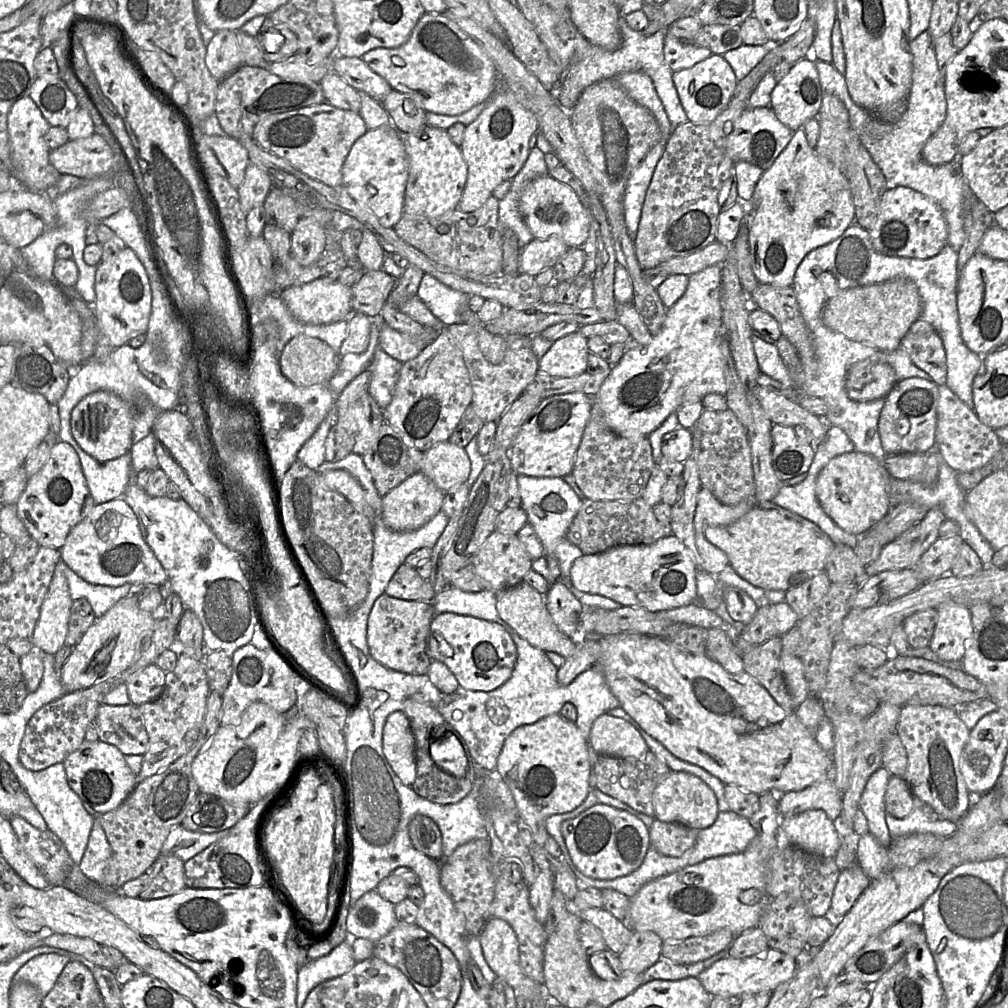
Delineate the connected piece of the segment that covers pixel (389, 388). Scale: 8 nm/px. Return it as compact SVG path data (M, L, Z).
M380 347L376 349L368 368L372 372L368 392L383 410L388 407L393 398L402 365L402 362L392 358Z

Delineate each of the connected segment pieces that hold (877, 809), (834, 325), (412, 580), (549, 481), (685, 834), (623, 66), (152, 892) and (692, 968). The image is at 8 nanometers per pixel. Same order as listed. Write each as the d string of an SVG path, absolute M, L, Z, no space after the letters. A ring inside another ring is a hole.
M886 768L877 769L868 779L861 795L859 808L864 813L869 832L877 842L888 847L892 843L885 821L884 796L891 772Z
M906 278L867 286L846 289L830 298L822 308L822 323L829 329L842 333L848 339L872 346L883 352L892 352L900 347L901 339L909 331L910 326L921 317L922 300L916 284Z
M404 563L392 576L385 593L402 600L431 602L436 595L430 579L421 578L415 568Z
M518 475L517 480L522 500L521 507L526 512L528 522L533 526L543 545L544 557L545 555L554 555L557 558L561 578L569 589L572 584L570 578L571 567L574 561L584 554L577 546L567 540L566 533L583 501L561 477Z
M654 819L648 831L650 846L665 856L679 857L694 845L699 830Z
M623 17L619 19L619 29L622 43L618 49L608 51L599 46L591 45L585 53L576 53L574 55L572 62L561 72L559 83L553 91L557 104L568 112L573 108L582 91L591 84L602 79L614 78L621 73L641 71L651 78L672 124L672 129L687 122L687 114L673 82L673 71L664 57L664 39L668 29L660 29L648 37L643 36L641 32L631 29Z
M159 855L146 872L149 881L138 896L142 900L160 899L186 888L184 861L174 855Z
M722 950L712 957L692 964L674 963L668 958L661 957L654 965L642 974L642 984L652 980L677 981L687 977L697 977L716 961L728 957L729 951Z

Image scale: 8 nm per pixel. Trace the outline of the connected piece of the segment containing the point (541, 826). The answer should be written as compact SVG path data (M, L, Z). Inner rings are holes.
M560 713L551 714L535 723L521 725L509 734L498 756L496 771L512 792L520 822L532 831L533 842L529 847L544 847L549 837L545 827L547 818L574 810L590 791L588 741L584 739L576 723L564 719Z

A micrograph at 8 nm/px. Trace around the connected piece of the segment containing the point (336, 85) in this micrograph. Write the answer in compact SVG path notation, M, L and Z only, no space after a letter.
M334 71L327 73L320 81L325 101L330 105L360 114L359 92L348 85Z

